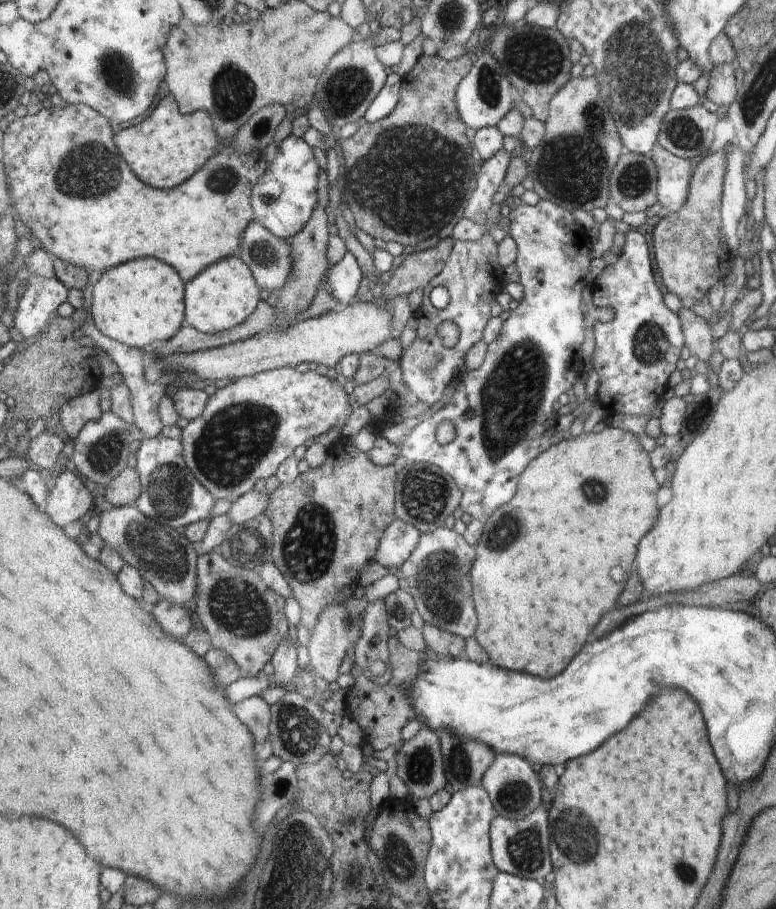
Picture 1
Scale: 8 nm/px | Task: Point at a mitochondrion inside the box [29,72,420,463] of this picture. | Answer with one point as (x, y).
(91, 171)

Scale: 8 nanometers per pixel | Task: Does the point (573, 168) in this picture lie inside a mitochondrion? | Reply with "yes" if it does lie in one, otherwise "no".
yes

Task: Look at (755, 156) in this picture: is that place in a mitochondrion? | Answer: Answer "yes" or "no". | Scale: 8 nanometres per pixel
no

